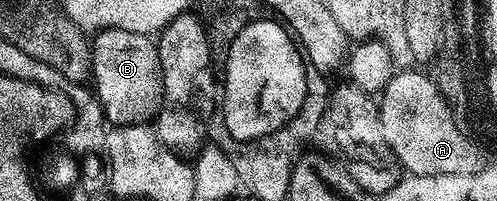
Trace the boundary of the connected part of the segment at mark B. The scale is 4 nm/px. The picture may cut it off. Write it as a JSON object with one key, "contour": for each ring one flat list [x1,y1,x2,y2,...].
{"contour":[[102,29,92,47,94,93,104,108,109,126,142,125,151,122,164,103,164,76,160,70,157,42,151,36,121,29]]}

